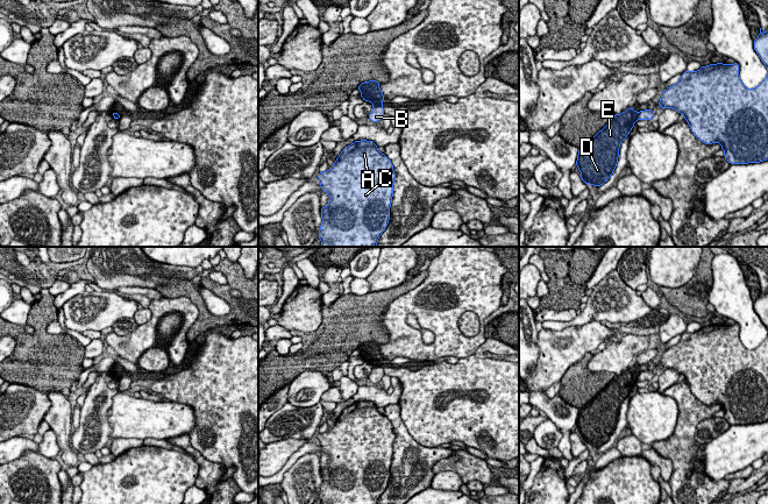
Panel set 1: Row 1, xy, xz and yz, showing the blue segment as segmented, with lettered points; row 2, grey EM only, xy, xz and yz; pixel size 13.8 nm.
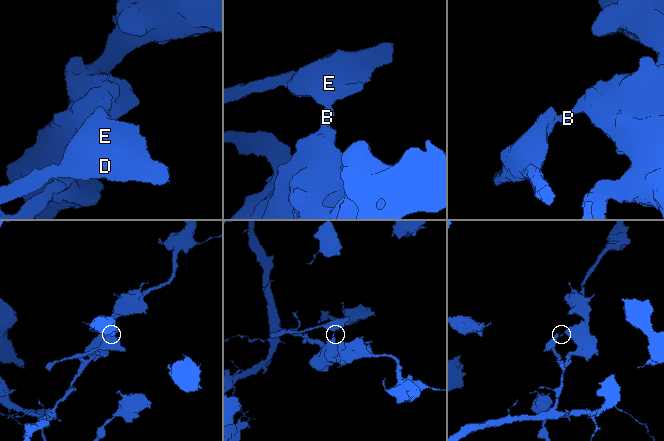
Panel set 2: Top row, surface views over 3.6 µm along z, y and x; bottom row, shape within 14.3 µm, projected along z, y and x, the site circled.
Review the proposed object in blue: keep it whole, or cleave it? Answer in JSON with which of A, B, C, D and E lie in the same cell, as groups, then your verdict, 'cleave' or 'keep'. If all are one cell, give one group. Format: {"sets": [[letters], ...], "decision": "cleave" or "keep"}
{"sets": [["A", "B", "C"], ["D", "E"]], "decision": "cleave"}

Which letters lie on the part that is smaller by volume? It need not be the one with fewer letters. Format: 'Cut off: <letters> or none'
Cut off: D, E

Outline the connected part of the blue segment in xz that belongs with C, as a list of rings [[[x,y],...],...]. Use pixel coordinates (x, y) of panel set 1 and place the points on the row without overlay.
[[[355,402],[342,411],[334,427],[325,433],[319,433],[318,439],[322,452],[330,456],[328,466],[321,468],[322,484],[318,496],[321,504],[377,504],[390,480],[396,440],[391,421],[378,412],[372,402]]]

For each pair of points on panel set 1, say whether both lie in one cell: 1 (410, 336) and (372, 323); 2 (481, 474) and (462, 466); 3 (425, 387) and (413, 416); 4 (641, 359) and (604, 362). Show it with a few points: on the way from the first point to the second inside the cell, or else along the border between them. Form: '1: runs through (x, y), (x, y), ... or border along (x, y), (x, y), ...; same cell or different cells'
1: border along (392, 302), (383, 316), (385, 331); different cells
2: runs through (476, 469), (467, 466); same cell
3: runs through (425, 394), (425, 404), (420, 409); same cell
4: border along (647, 348), (637, 355); different cells

